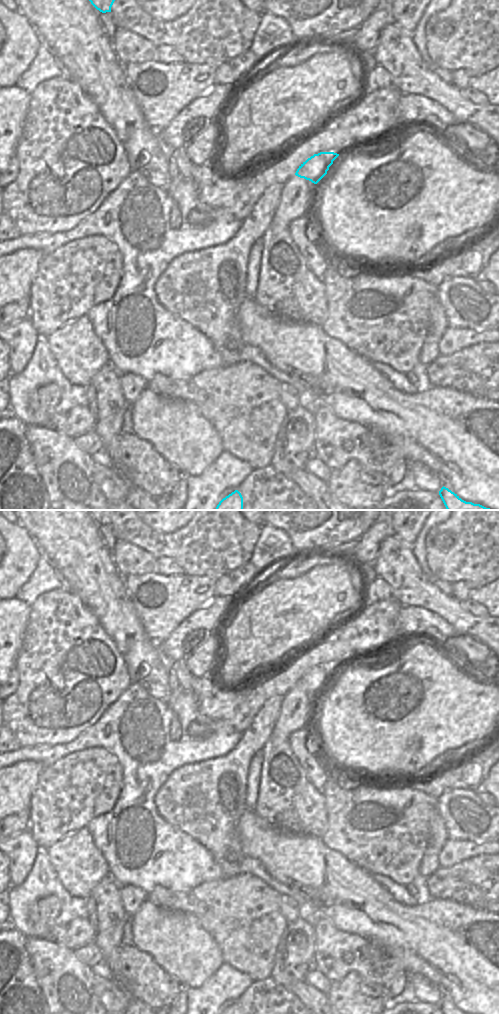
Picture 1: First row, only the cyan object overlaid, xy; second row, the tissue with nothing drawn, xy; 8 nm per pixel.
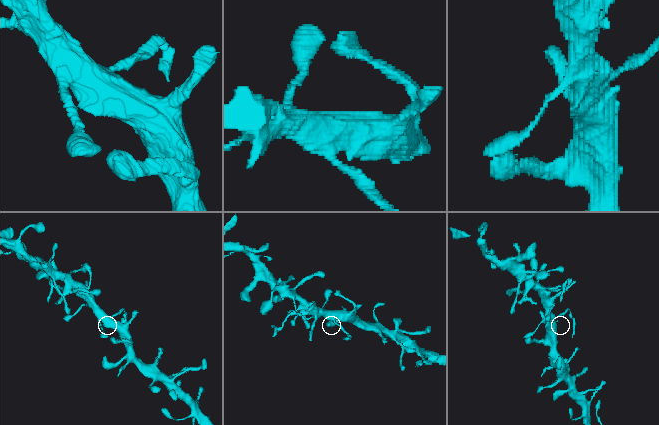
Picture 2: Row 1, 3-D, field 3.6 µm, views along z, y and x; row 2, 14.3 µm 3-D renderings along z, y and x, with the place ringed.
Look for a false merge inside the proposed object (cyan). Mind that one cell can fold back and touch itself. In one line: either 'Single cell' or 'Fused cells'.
Fused cells

